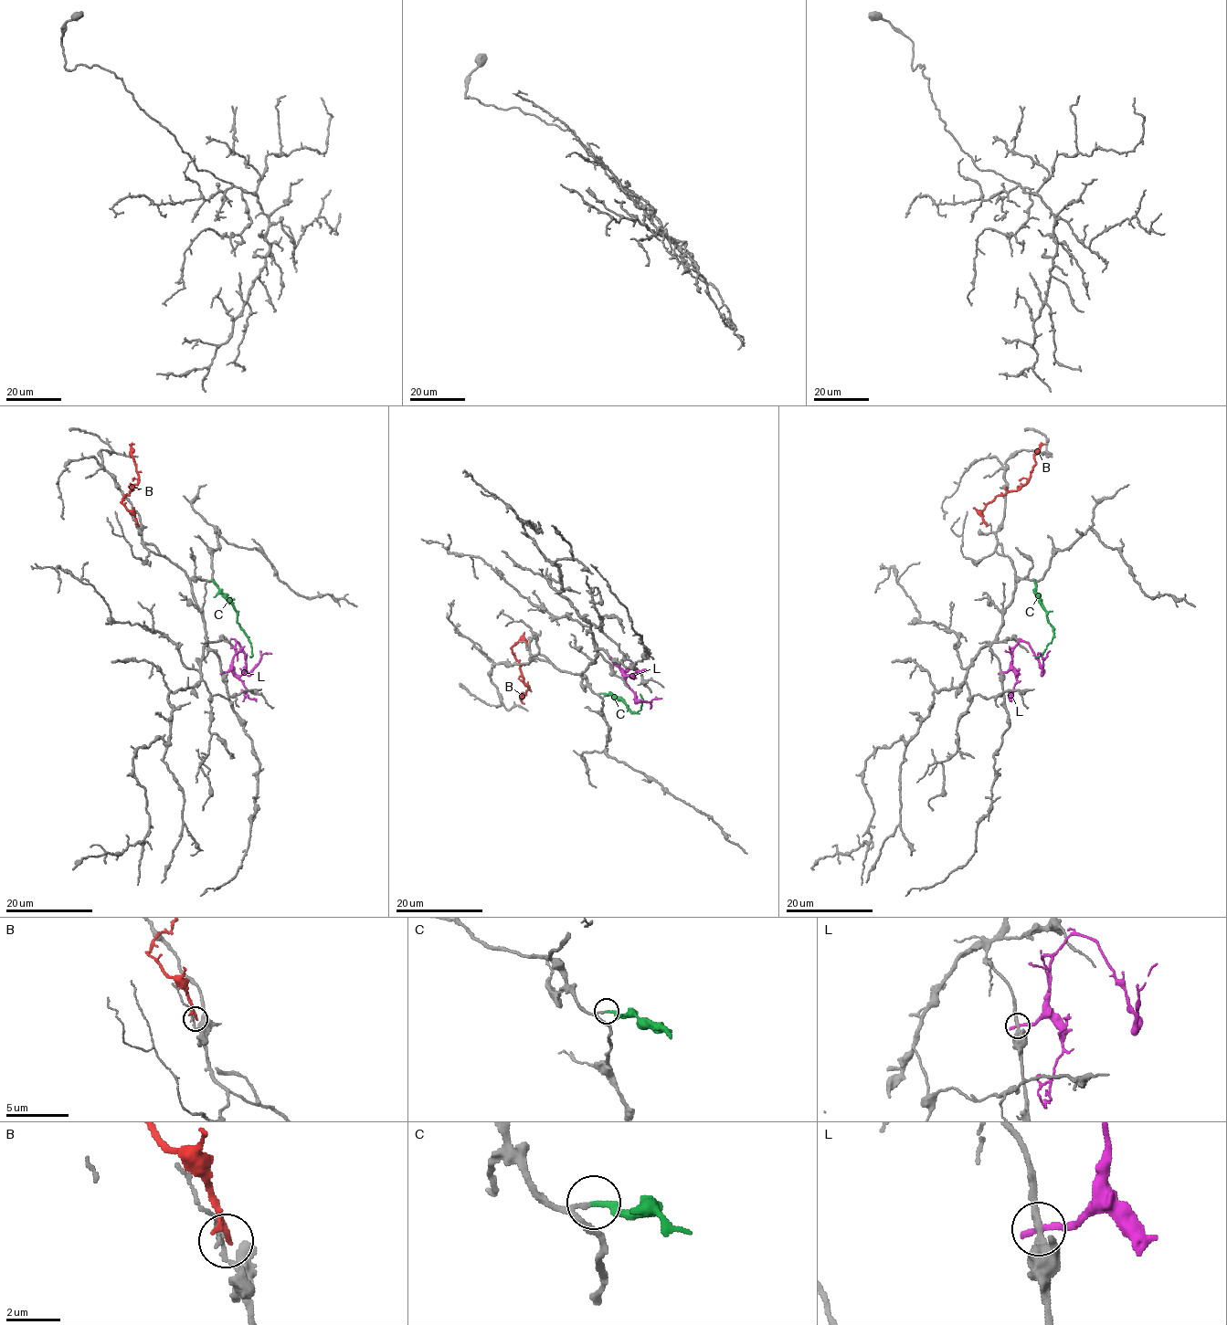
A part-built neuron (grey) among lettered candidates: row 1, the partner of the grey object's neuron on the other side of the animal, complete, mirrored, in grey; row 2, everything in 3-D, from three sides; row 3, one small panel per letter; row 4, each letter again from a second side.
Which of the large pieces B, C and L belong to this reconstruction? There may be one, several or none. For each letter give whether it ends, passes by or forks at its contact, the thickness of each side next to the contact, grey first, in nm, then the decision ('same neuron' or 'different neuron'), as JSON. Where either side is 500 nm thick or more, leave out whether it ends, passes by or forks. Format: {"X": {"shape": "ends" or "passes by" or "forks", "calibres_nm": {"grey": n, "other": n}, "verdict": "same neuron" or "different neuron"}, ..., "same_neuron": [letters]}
{"B": {"shape": "ends", "calibres_nm": {"grey": 130, "other": 190}, "verdict": "different neuron"}, "C": {"shape": "ends", "calibres_nm": {"grey": 130, "other": 240}, "verdict": "same neuron"}, "L": {"shape": "ends", "calibres_nm": {"grey": 320, "other": 280}, "verdict": "different neuron"}, "same_neuron": ["C"]}

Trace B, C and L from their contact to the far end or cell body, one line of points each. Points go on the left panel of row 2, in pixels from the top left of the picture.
B: (138, 525), (133, 514), (121, 503), (138, 482), (131, 452), (131, 446), (134, 445)
C: (211, 580), (235, 610), (237, 621), (251, 649), (252, 655), (249, 656)
L: (222, 672), (231, 667), (235, 641), (243, 650), (248, 672), (263, 654), (271, 654)

